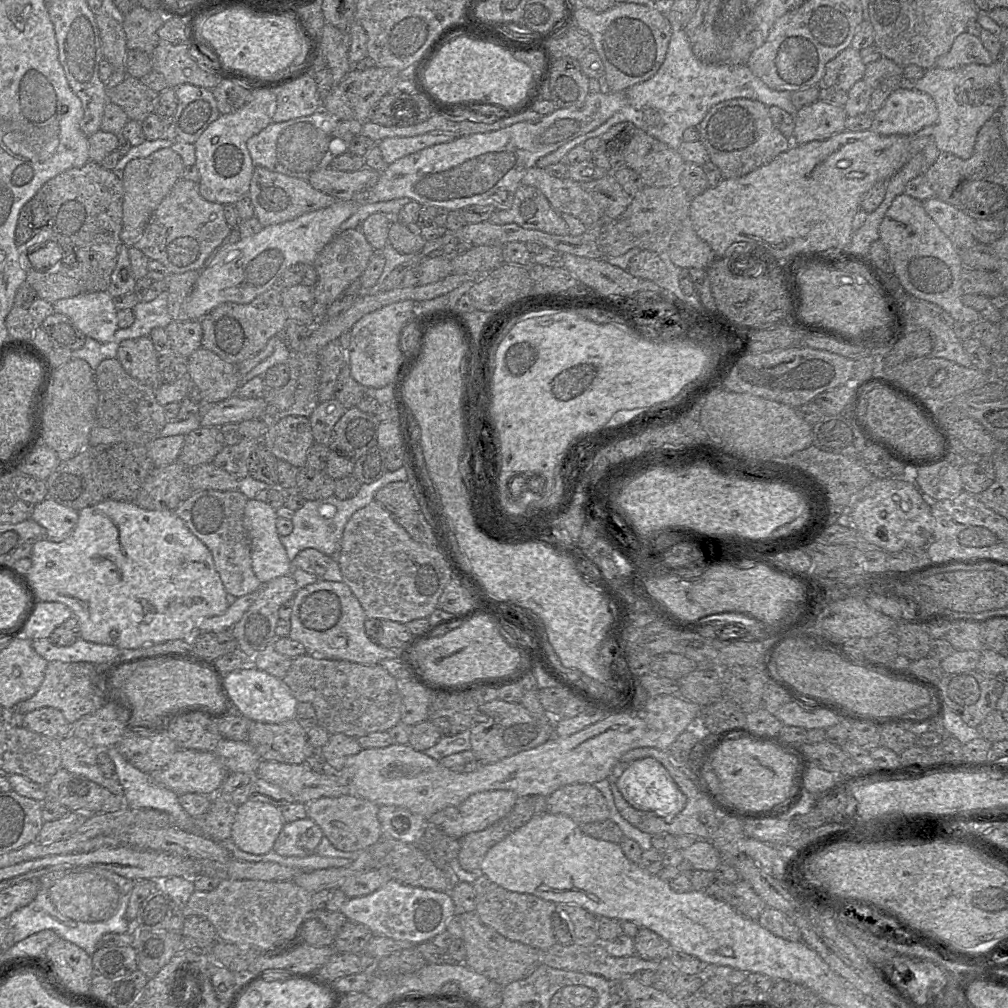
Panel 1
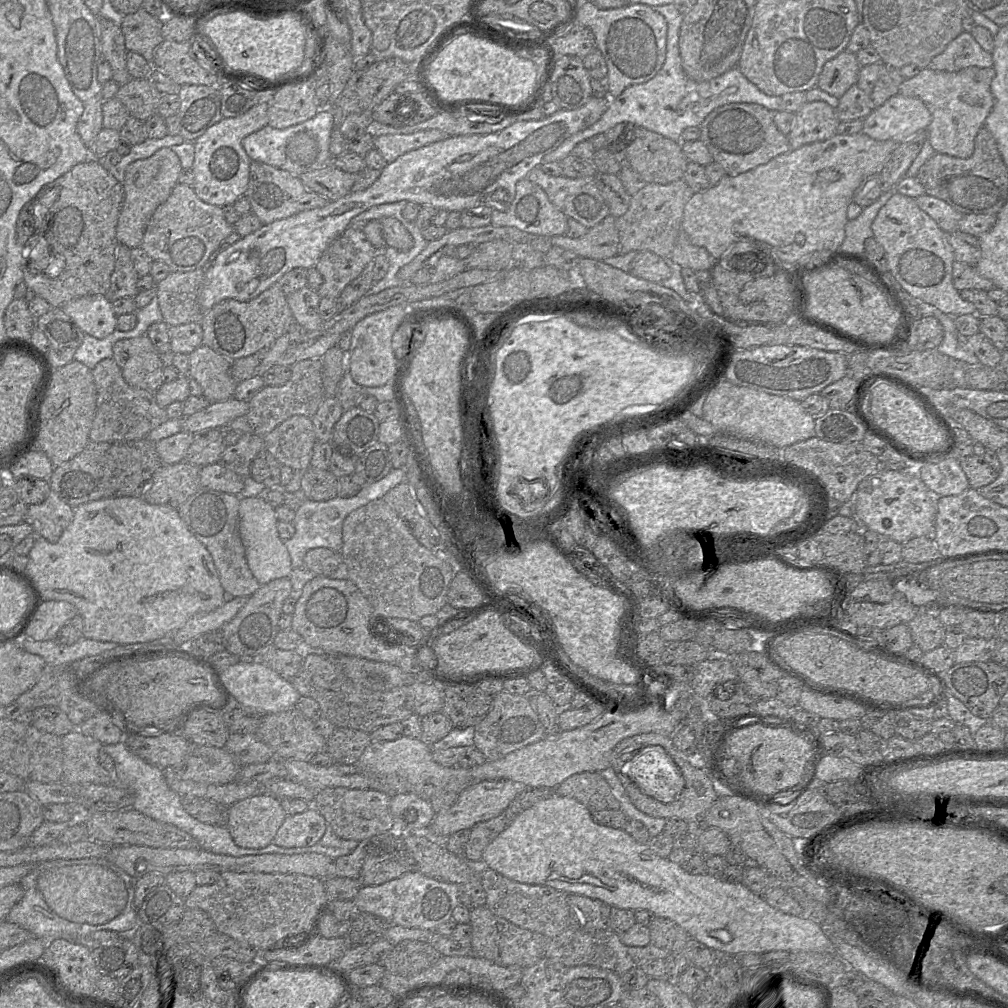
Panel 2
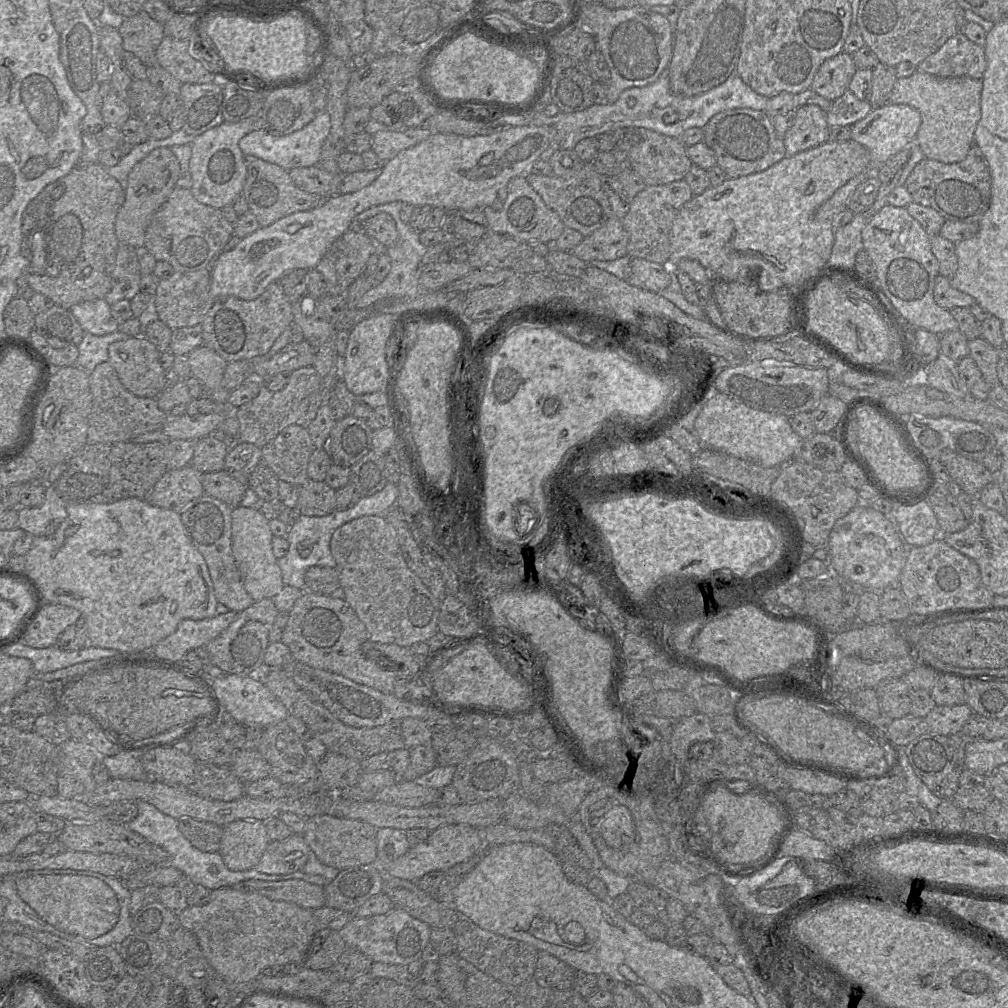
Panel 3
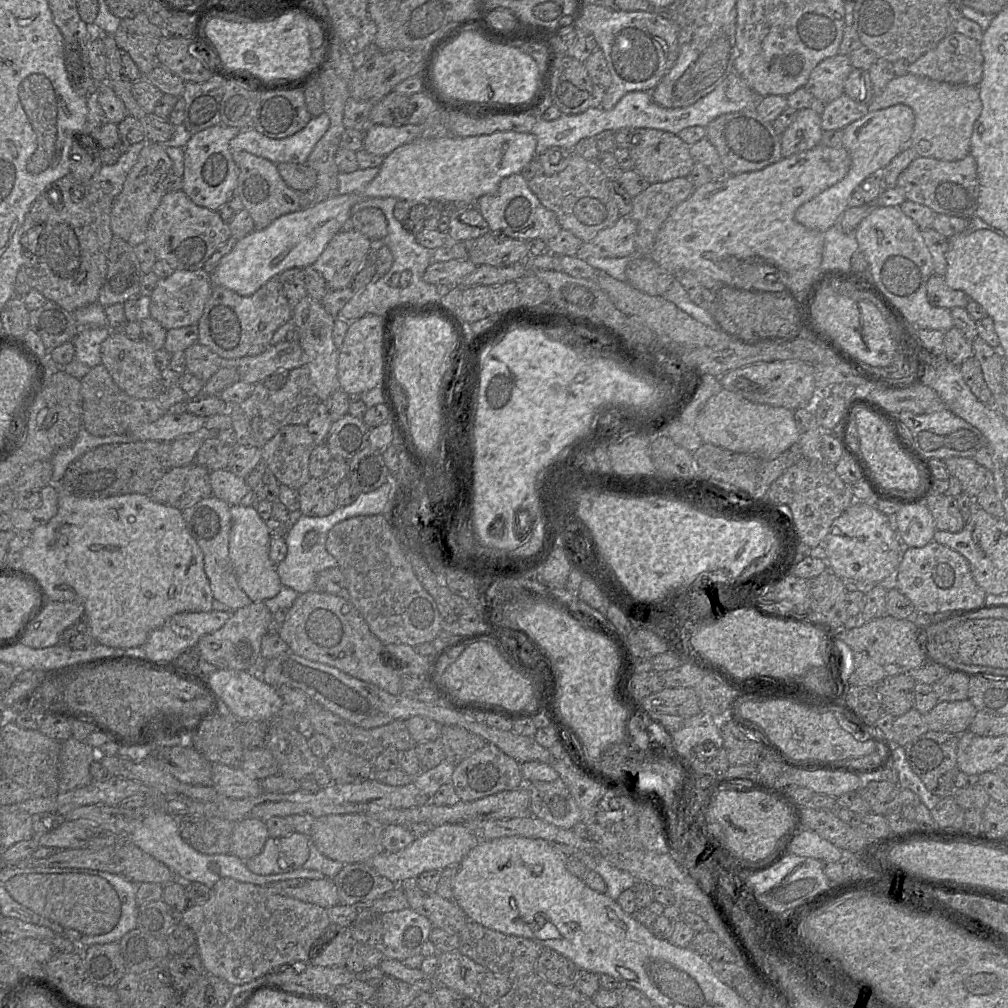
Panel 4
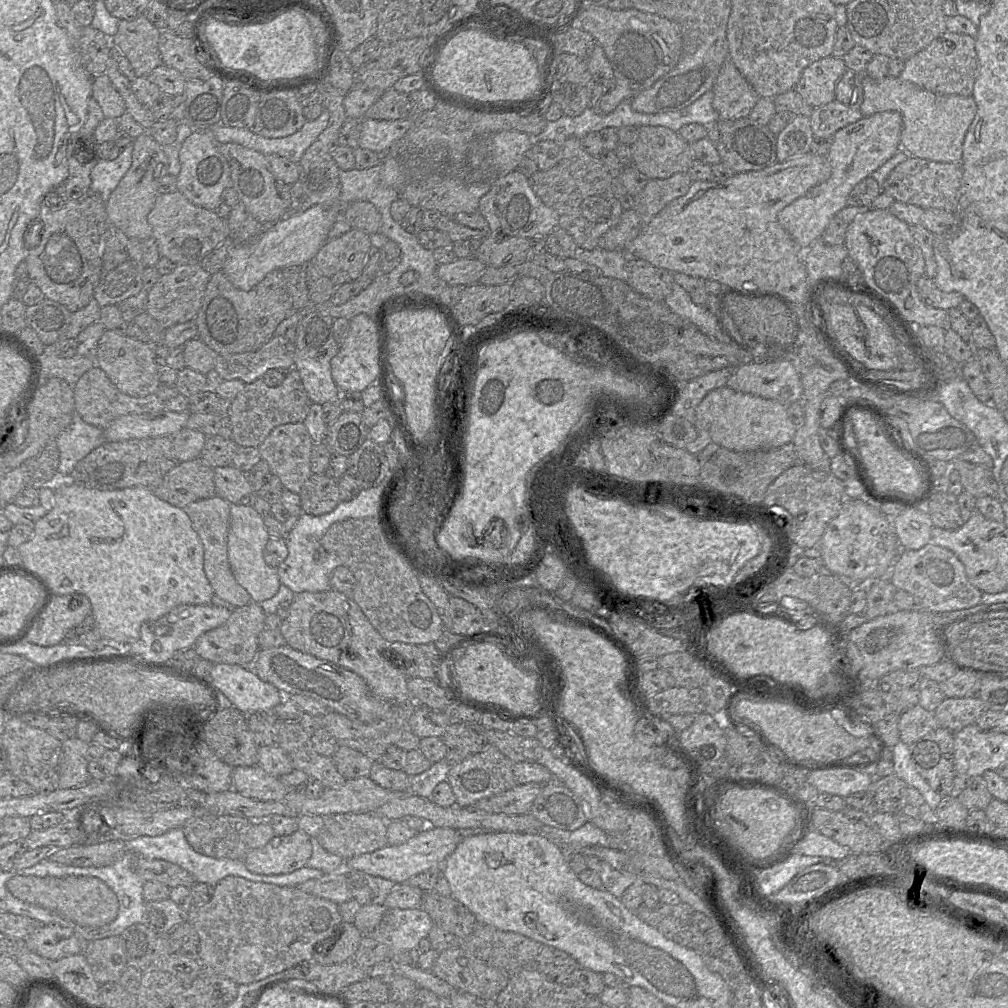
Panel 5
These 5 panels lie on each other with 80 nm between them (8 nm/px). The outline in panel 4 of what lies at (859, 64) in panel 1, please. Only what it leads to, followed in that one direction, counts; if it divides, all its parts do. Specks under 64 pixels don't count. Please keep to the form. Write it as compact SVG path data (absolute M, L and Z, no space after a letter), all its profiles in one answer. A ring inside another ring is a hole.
M848 55L826 58L811 71L804 88L822 103L829 104L844 94L844 83L853 69Z

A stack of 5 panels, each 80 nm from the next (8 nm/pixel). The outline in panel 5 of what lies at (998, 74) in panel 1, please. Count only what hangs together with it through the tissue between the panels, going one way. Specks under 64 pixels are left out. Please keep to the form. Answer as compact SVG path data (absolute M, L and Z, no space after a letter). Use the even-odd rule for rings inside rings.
M862 75L863 102L859 110L863 116L884 111L897 111L902 117L901 149L912 157L936 162L960 162L966 133L977 113L973 96L941 95L900 77L874 79Z

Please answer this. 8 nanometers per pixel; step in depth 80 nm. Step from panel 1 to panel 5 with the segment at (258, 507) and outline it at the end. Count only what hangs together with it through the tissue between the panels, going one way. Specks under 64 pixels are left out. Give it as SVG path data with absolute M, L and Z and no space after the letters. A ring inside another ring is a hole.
M230 504L227 536L228 561L235 580L248 592L252 602L255 603L272 598L281 585L277 569L270 567L263 558L263 551L269 539L263 518L254 507Z

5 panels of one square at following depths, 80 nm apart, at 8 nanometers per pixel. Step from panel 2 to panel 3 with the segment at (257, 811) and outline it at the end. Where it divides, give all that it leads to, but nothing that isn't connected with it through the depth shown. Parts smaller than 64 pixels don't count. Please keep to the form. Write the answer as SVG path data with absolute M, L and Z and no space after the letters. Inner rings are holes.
M236 820L224 826L219 852L224 855L224 863L230 870L248 870L257 865L269 843L270 838L266 831L265 821Z

